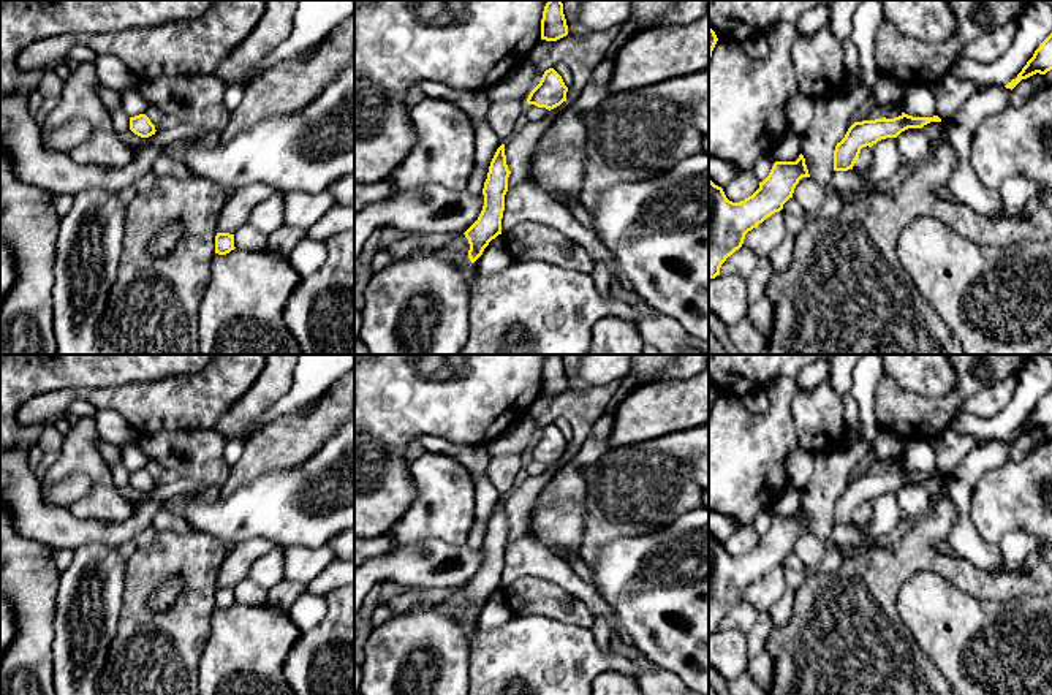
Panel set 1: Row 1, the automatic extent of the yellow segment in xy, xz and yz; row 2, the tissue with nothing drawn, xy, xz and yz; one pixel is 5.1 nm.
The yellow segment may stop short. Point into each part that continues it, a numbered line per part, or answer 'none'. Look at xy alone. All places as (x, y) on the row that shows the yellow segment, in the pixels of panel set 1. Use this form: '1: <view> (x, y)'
1: xy (19, 135)

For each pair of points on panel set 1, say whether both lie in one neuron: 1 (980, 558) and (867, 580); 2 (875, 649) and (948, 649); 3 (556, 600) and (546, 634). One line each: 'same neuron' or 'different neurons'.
1: different neurons
2: different neurons
3: different neurons

